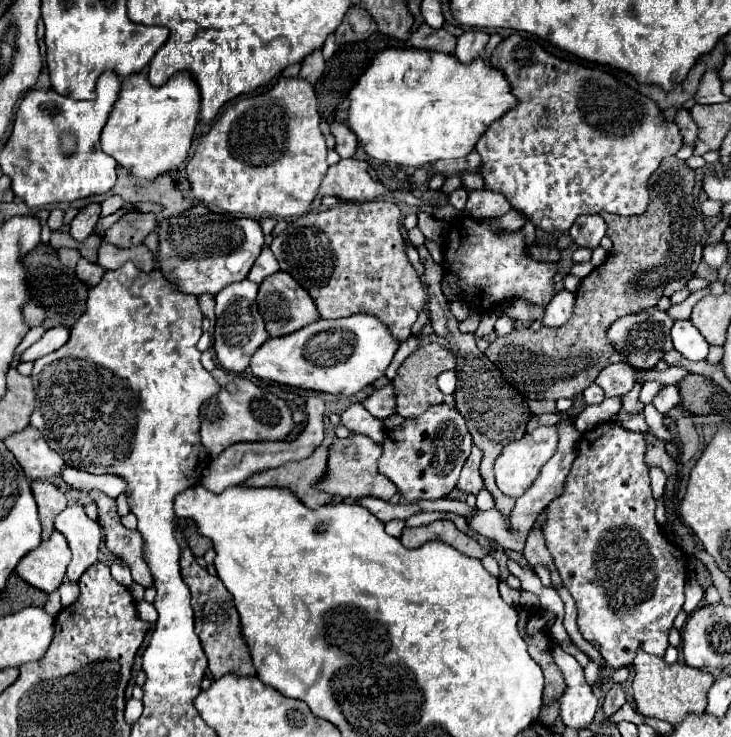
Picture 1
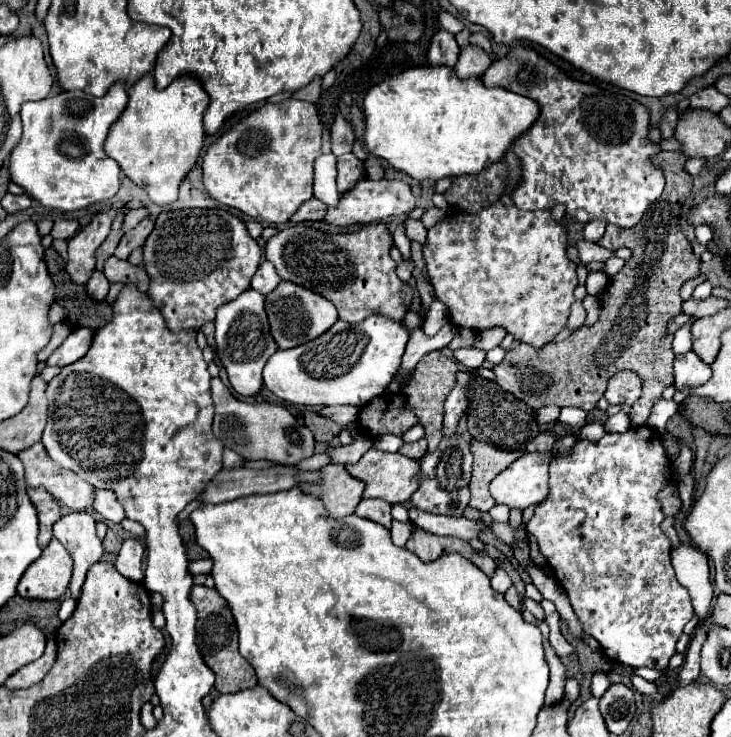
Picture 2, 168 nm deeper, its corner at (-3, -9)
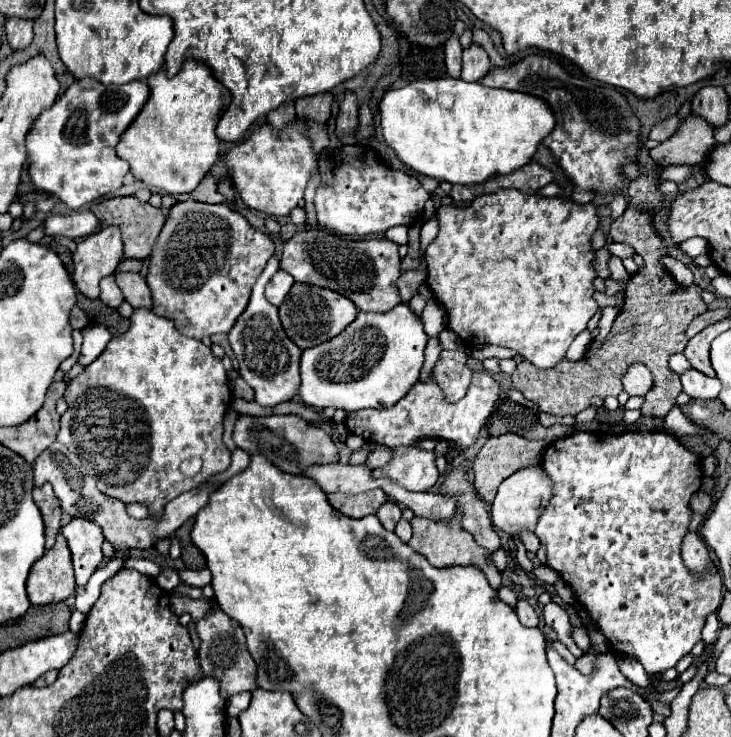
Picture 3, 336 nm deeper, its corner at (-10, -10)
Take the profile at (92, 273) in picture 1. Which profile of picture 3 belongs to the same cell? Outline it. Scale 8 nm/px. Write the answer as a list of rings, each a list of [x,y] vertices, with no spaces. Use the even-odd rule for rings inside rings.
[[[106,276],[100,280],[100,300],[110,306],[110,308],[118,308],[124,302],[124,296],[120,292],[120,288],[114,282],[114,276]]]

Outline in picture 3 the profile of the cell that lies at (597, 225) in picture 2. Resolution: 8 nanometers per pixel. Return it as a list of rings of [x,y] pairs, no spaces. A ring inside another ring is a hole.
[[[620,192],[620,194],[614,194],[614,196],[612,196],[612,202],[610,202],[612,218],[618,218],[620,214],[624,214],[626,206],[628,206],[628,198],[626,198],[626,194],[624,194],[624,192]]]

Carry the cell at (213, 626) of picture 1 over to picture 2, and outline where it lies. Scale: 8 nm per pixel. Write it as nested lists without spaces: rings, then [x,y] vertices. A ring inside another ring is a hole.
[[[195,585],[191,589],[191,601],[197,607],[197,645],[207,667],[217,675],[215,689],[219,693],[237,693],[257,685],[257,675],[253,667],[239,655],[237,651],[237,627],[235,619],[227,607],[227,601],[217,593],[217,589],[209,589],[205,585]]]

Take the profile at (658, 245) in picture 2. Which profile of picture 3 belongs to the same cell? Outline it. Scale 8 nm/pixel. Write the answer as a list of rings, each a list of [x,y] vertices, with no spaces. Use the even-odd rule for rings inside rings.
[[[650,174],[636,178],[630,188],[630,204],[626,212],[612,222],[610,238],[614,242],[626,242],[632,244],[634,250],[644,256],[646,266],[640,268],[630,280],[628,288],[624,292],[624,304],[612,324],[610,334],[606,340],[598,342],[594,340],[580,362],[568,362],[562,360],[554,370],[542,370],[532,366],[528,360],[522,360],[512,374],[512,384],[518,388],[524,398],[536,402],[540,412],[548,414],[578,414],[584,408],[590,406],[590,398],[606,398],[606,396],[618,396],[622,392],[622,376],[628,370],[630,364],[642,362],[650,368],[654,374],[654,388],[645,395],[645,401],[641,407],[643,416],[666,416],[672,406],[676,406],[676,396],[682,392],[678,388],[676,376],[668,368],[668,358],[676,352],[682,352],[688,344],[686,328],[692,322],[694,316],[708,310],[704,300],[700,298],[702,288],[680,286],[658,262],[660,256],[668,254],[662,246],[662,240],[658,238],[656,230],[650,224],[646,210],[636,210],[634,206],[658,206],[660,202],[660,190],[658,190],[660,174]]]

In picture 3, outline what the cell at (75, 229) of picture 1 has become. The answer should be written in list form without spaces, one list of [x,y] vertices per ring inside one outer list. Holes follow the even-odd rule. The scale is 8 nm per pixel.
[[[116,226],[102,228],[96,234],[90,234],[88,238],[78,242],[78,248],[74,252],[74,284],[76,288],[88,296],[98,298],[100,288],[98,282],[104,276],[114,274],[116,266],[120,264],[124,246],[120,238],[120,230]]]

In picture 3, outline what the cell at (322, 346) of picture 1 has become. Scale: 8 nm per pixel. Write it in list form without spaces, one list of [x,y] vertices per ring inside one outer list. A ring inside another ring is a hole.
[[[398,304],[390,312],[384,314],[364,314],[358,318],[336,338],[302,352],[300,360],[300,398],[304,404],[314,408],[342,408],[346,412],[356,412],[362,408],[388,408],[394,406],[400,398],[408,394],[408,390],[420,380],[420,370],[424,364],[424,348],[428,342],[428,334],[424,332],[424,324],[420,316],[416,316],[408,304]]]

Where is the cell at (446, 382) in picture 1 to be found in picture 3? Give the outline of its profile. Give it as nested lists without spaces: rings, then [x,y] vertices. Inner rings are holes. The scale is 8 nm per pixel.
[[[474,372],[466,396],[458,402],[445,400],[441,388],[430,374],[426,380],[416,382],[416,386],[408,392],[408,396],[404,396],[392,408],[350,412],[346,418],[346,428],[350,434],[356,434],[370,444],[386,444],[390,448],[408,446],[424,438],[436,440],[440,438],[464,450],[476,442],[480,428],[488,422],[498,400],[500,400],[500,384],[488,372]]]

